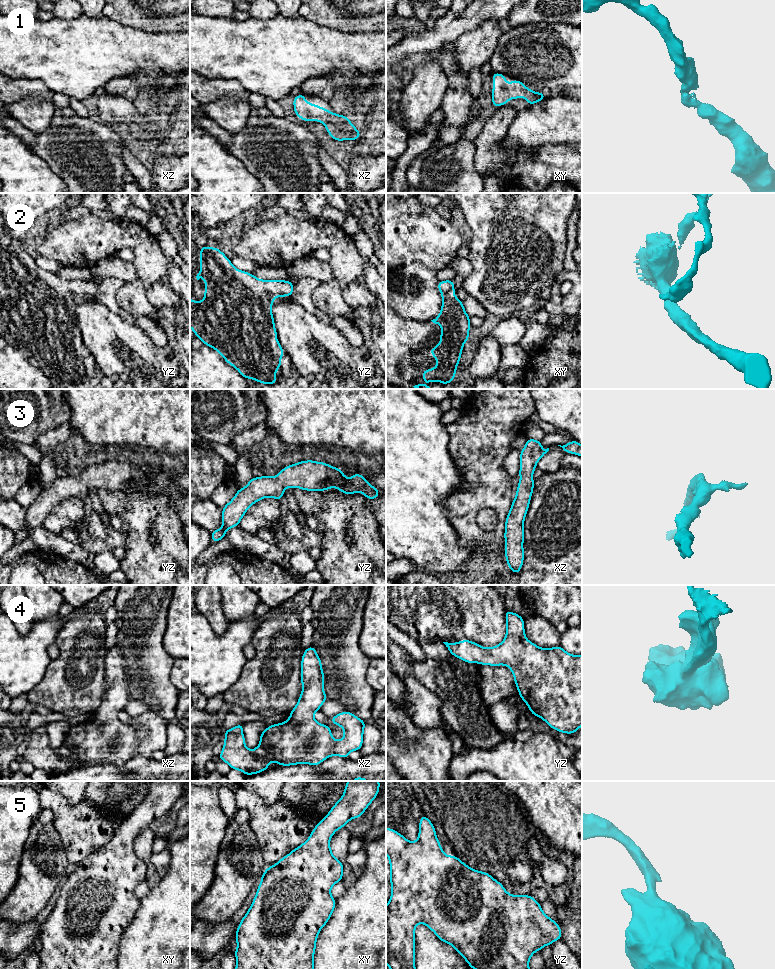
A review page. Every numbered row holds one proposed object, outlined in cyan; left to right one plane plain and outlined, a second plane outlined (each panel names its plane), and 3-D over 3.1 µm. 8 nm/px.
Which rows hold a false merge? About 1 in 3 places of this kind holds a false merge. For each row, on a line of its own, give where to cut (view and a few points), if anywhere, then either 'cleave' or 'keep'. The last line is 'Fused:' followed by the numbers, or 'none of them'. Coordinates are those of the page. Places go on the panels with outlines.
1: no cut | keep
2: no cut | keep
3: no cut | keep
4: no cut | keep
5: no cut | keep
Fused: none of them

